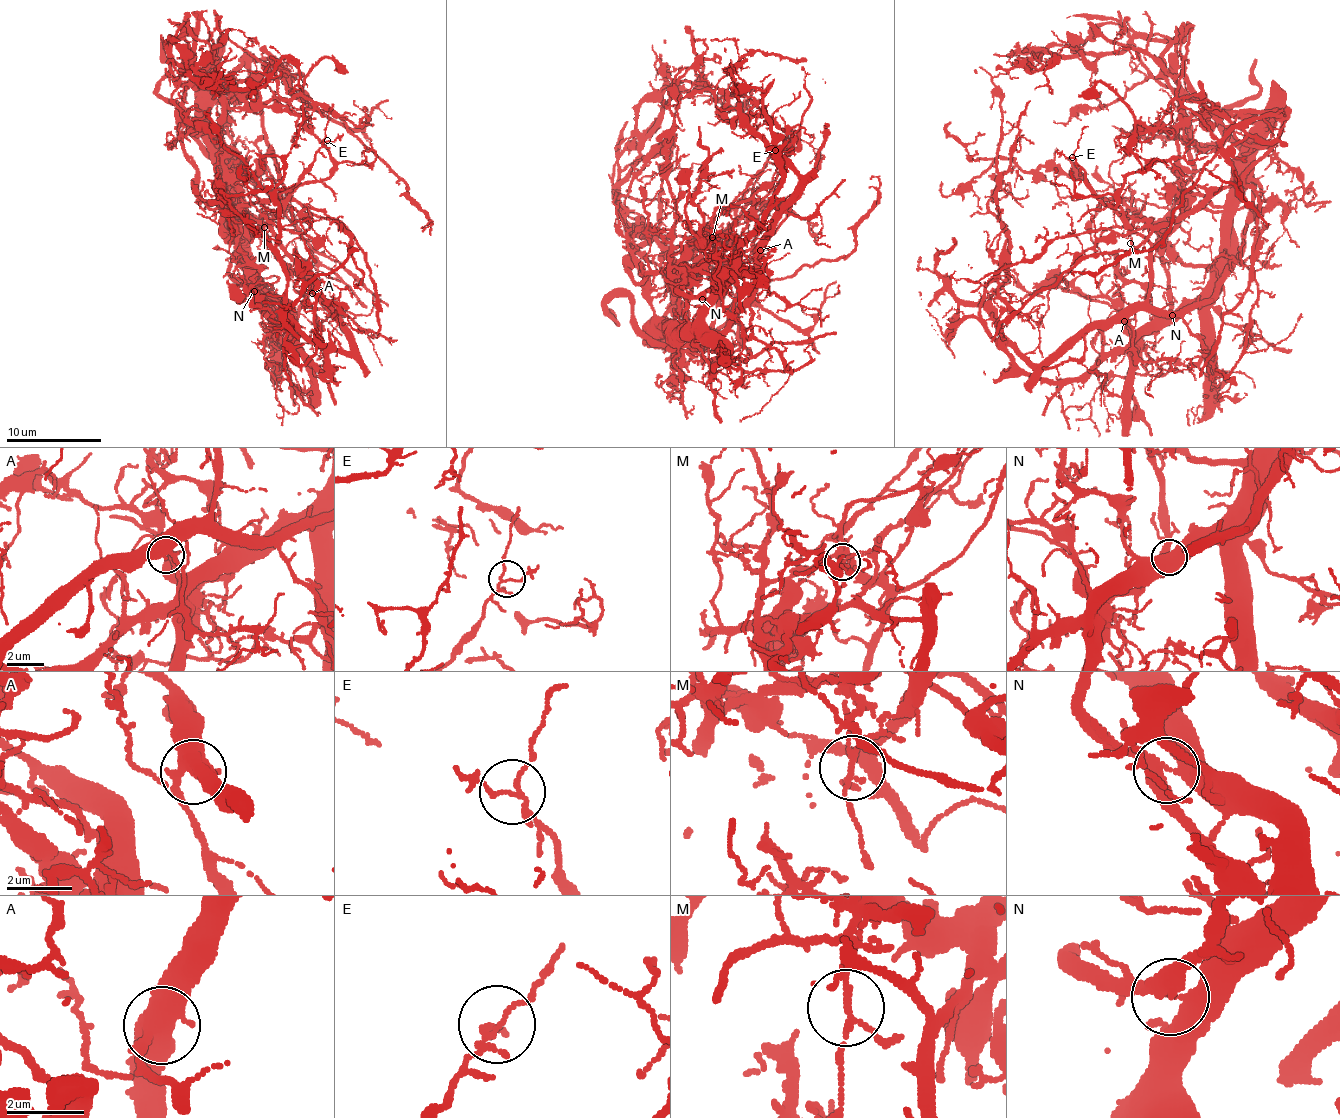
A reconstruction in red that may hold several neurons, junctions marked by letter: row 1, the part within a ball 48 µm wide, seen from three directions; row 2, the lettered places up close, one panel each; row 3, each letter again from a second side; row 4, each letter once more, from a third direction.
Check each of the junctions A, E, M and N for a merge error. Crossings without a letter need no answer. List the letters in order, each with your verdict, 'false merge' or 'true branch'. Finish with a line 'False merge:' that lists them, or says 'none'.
A: true branch
E: true branch
M: false merge
N: false merge
False merge: M, N

